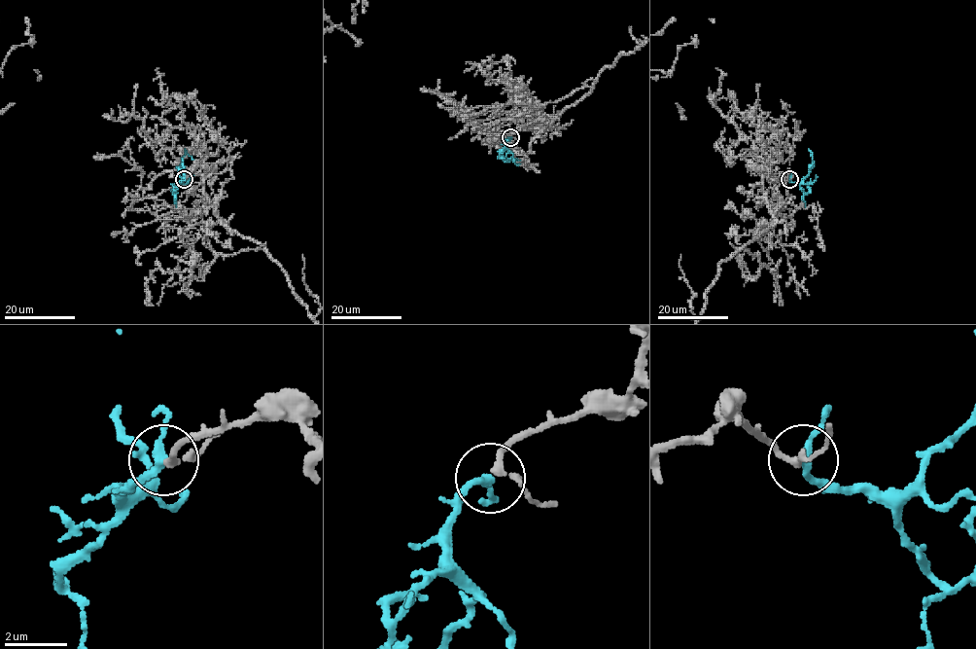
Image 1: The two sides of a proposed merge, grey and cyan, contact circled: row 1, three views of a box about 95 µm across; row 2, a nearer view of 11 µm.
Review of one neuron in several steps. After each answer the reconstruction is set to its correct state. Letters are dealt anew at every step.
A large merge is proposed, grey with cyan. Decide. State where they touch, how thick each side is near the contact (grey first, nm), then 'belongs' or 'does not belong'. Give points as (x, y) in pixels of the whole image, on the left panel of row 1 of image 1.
at (184, 179); 200 nm thick on the grey side, 240 nm on the other; belongs

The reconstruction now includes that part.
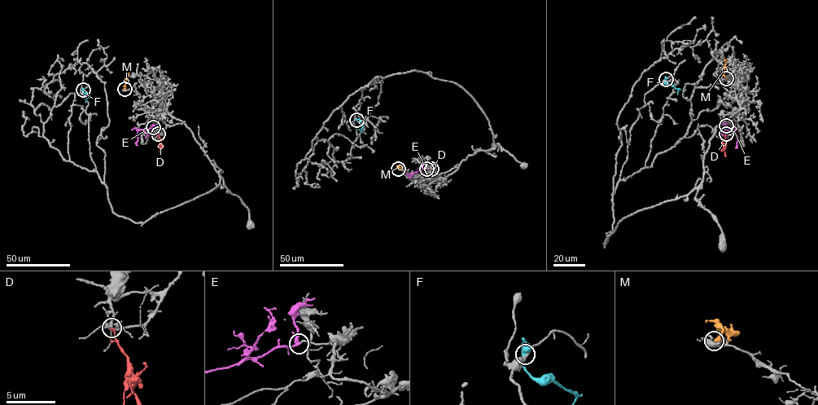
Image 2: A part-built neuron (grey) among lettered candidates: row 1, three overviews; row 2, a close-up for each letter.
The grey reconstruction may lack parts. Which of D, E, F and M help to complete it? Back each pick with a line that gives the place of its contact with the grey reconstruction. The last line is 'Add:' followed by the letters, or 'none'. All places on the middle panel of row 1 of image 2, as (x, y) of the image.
D: Touches grey at (431, 169)
E: Touches grey at (426, 169)
Add: D, E

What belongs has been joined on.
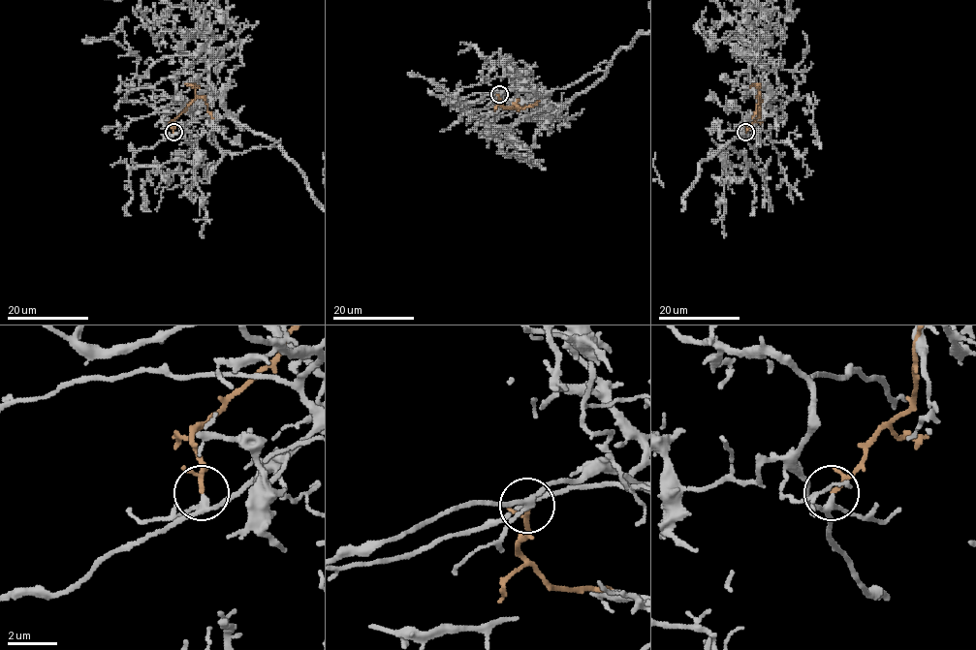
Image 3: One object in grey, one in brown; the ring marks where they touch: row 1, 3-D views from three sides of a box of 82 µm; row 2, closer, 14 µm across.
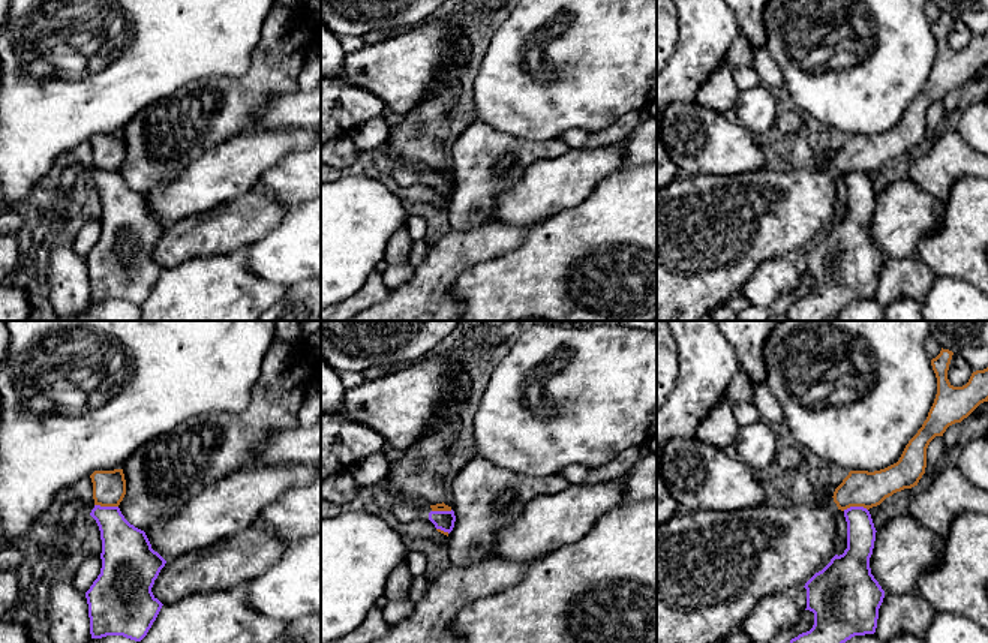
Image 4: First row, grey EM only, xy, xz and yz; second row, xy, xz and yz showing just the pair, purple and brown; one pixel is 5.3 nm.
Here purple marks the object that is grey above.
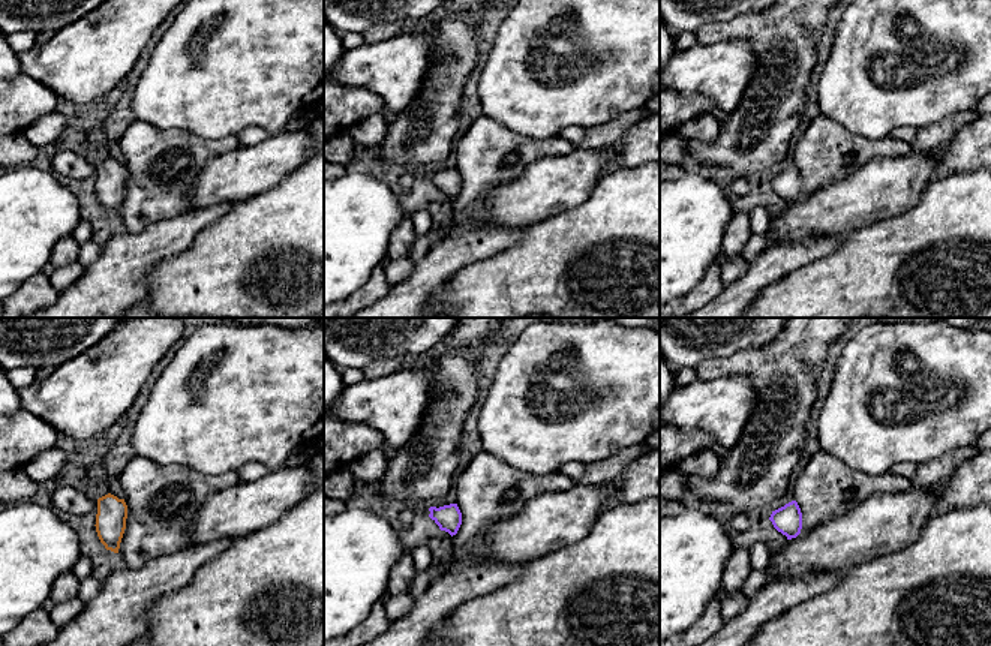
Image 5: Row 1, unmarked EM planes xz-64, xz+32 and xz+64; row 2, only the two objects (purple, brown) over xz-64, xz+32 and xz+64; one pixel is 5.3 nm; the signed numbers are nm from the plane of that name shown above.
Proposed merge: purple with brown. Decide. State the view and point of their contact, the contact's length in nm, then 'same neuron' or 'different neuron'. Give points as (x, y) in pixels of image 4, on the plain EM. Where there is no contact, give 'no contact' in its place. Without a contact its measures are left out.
meets purple in yz at (855, 171); contact 140 nm long; different neuron

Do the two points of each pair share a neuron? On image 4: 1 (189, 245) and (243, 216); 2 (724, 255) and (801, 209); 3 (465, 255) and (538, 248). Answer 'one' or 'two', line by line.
1: one
2: one
3: two

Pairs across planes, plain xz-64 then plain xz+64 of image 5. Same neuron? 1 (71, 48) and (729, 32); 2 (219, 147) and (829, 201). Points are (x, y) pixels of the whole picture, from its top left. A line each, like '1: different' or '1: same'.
1: different
2: different

